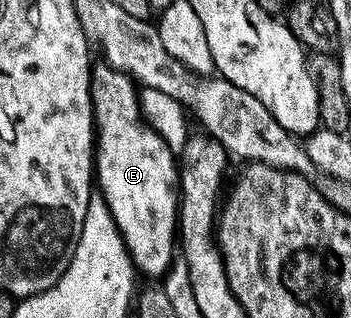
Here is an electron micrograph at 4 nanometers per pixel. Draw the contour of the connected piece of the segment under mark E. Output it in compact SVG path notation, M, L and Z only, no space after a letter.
M104 62L94 63L91 68L91 79L89 89L93 91L93 118L95 121L95 182L99 192L104 196L110 213L114 216L115 226L121 232L122 242L129 256L133 260L134 269L138 273L146 272L149 276L164 277L169 270L169 265L175 259L175 245L179 240L179 164L172 150L168 148L167 142L149 125L141 113L141 101L139 99L139 88L132 76L126 72L115 70L110 64Z

